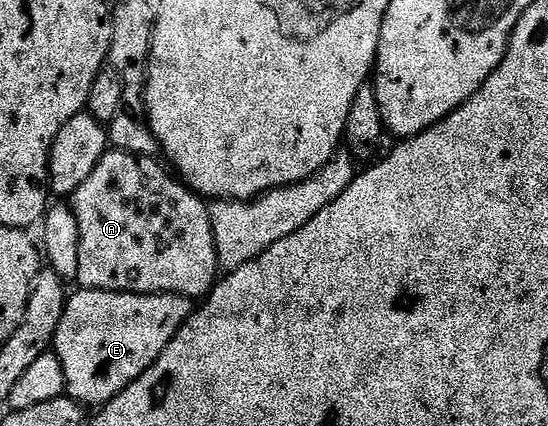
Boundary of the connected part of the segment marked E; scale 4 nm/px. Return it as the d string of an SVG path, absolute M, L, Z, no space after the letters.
M84 288L78 291L78 294L68 295L57 334L53 338L52 349L63 364L68 397L86 407L101 408L119 392L123 392L123 388L131 385L144 370L151 368L151 364L155 364L163 348L171 344L171 340L177 335L181 325L189 319L195 306L181 294L124 294Z

